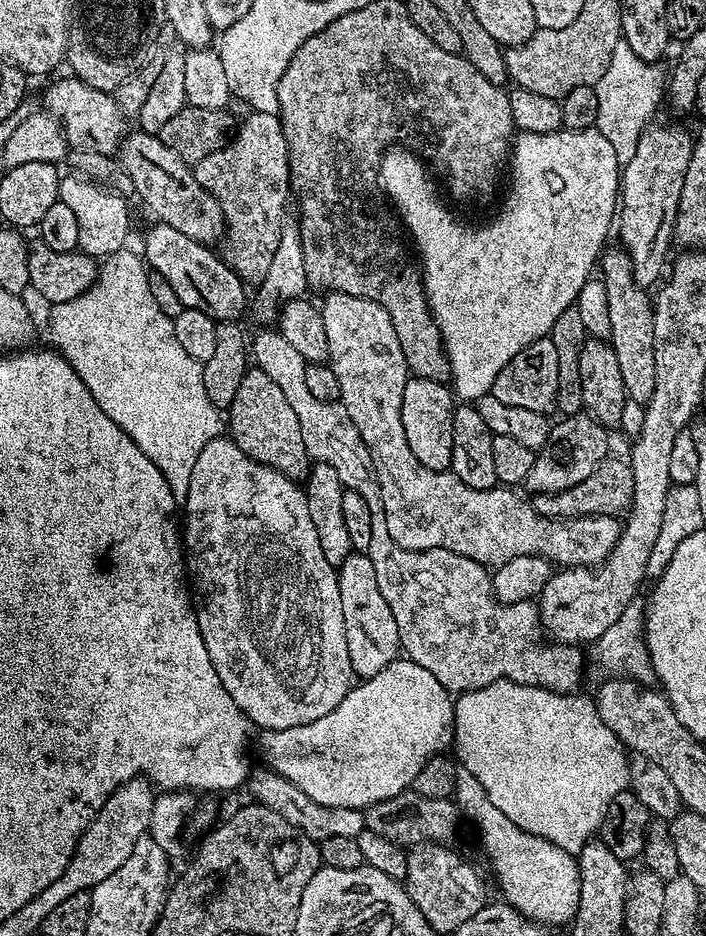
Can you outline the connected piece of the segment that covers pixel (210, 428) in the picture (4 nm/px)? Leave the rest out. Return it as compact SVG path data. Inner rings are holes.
M128 251L103 257L95 284L81 296L65 304L51 305L48 328L56 343L53 344L55 351L74 366L78 378L86 382L86 390L94 394L94 402L134 438L138 450L162 470L162 478L166 478L176 501L182 502L190 490L190 473L194 462L198 462L198 454L202 454L202 446L221 435L222 412L210 402L210 394L206 394L203 363L186 354L178 338L174 338L173 317L158 310L158 302L154 302L154 294L150 294L145 261L137 253L136 257Z

